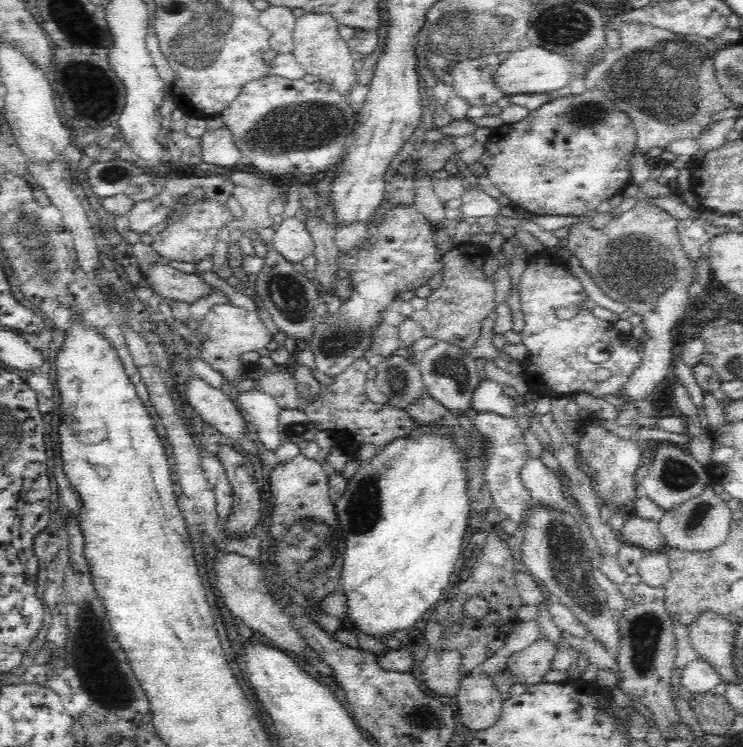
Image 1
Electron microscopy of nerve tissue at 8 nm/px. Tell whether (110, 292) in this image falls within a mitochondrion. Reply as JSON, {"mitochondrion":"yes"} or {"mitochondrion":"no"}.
{"mitochondrion":"no"}

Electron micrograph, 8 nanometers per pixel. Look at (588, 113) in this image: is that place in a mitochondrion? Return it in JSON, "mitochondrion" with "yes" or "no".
{"mitochondrion":"yes"}

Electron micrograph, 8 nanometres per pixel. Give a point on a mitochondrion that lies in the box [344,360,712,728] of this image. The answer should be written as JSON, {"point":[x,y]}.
{"point":[645,633]}

